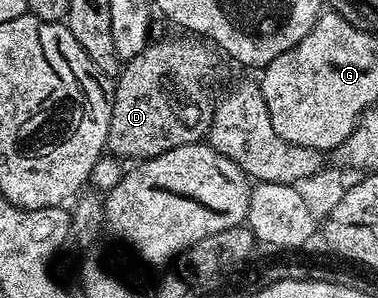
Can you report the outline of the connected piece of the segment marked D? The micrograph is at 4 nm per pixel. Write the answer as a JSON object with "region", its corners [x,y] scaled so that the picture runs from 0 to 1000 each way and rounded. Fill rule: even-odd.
{"region":[[[526,121],[476,124],[487,128],[434,128],[426,141],[394,138],[389,161],[365,174],[365,188],[325,211],[294,305],[296,386],[283,500],[304,527],[320,537],[405,530],[429,510],[450,510],[450,497],[463,490],[532,473],[561,426],[566,339],[561,342],[561,302],[550,285],[571,248],[571,218],[579,215],[585,185],[574,158]]]}

